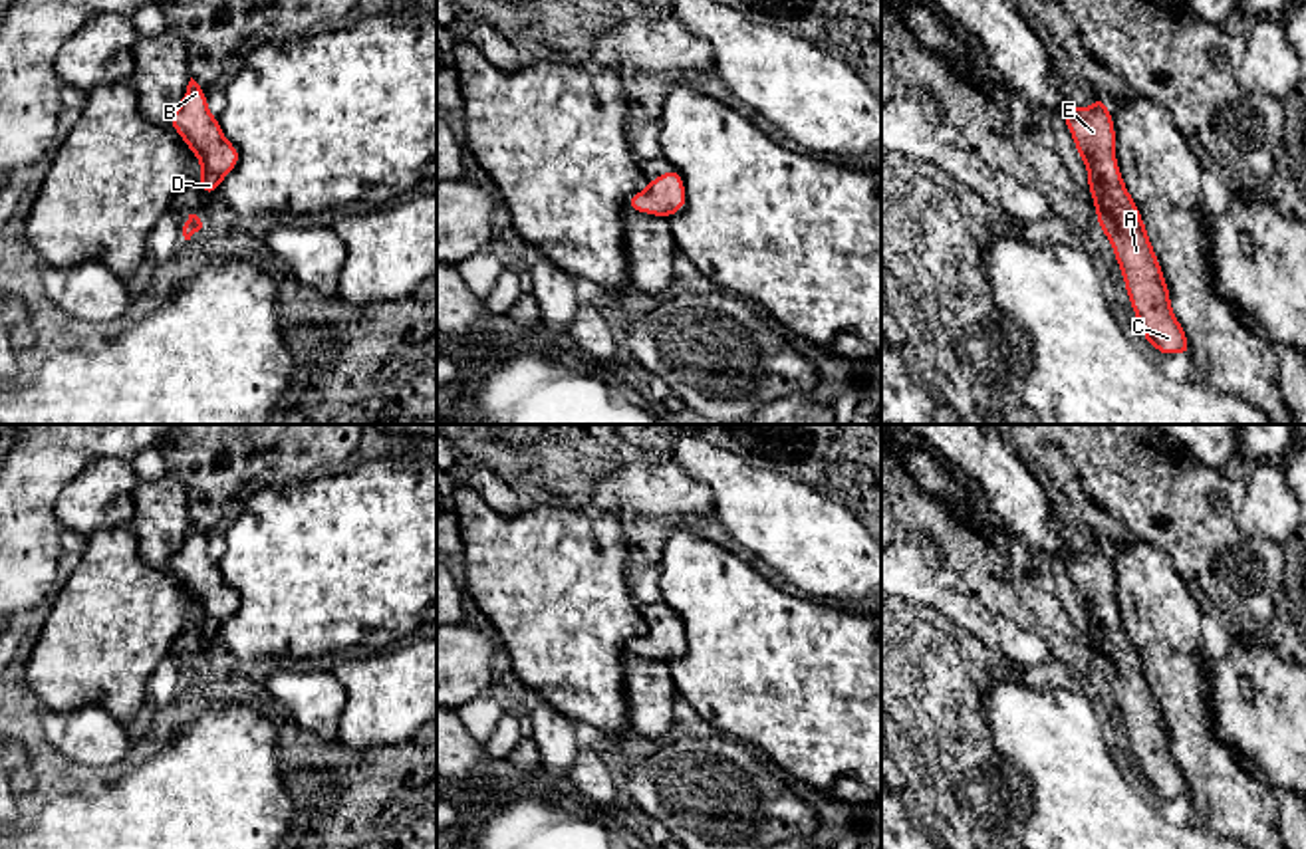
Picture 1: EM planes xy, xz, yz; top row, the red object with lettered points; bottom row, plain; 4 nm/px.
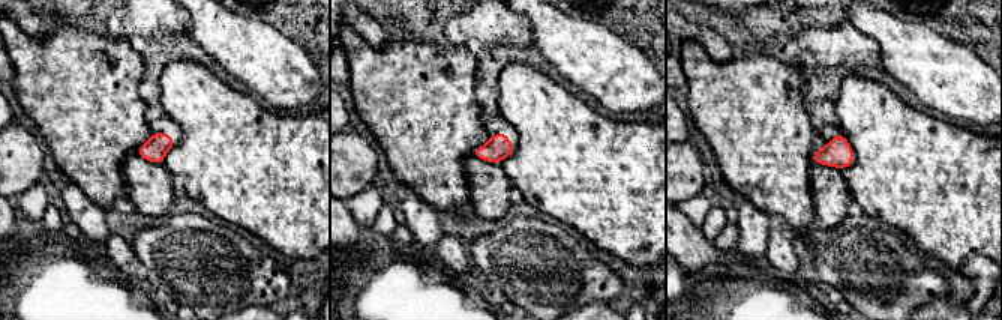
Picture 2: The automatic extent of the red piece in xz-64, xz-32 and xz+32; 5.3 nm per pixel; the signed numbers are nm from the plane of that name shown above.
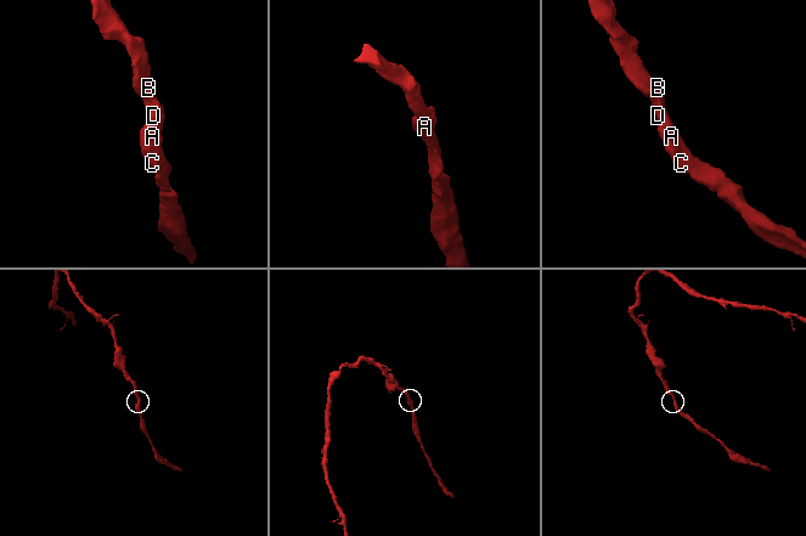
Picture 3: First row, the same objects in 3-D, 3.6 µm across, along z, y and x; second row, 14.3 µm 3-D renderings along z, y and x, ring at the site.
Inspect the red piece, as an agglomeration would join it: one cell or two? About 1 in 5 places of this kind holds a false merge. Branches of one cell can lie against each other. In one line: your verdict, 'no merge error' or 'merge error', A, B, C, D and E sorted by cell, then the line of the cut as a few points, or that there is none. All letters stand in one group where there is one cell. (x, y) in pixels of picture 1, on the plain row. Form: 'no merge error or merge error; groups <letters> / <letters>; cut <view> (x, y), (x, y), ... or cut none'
no merge error; groups A B C D E; cut none

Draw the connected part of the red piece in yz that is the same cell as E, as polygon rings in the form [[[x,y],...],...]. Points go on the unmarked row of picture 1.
[[[1098,540],[1088,553],[1072,547],[1062,563],[1088,611],[1088,633],[1094,641],[1098,670],[1113,692],[1137,772],[1161,799],[1191,801],[1189,784],[1171,754],[1169,732],[1143,663],[1119,617],[1113,597],[1115,571],[1106,544]]]

